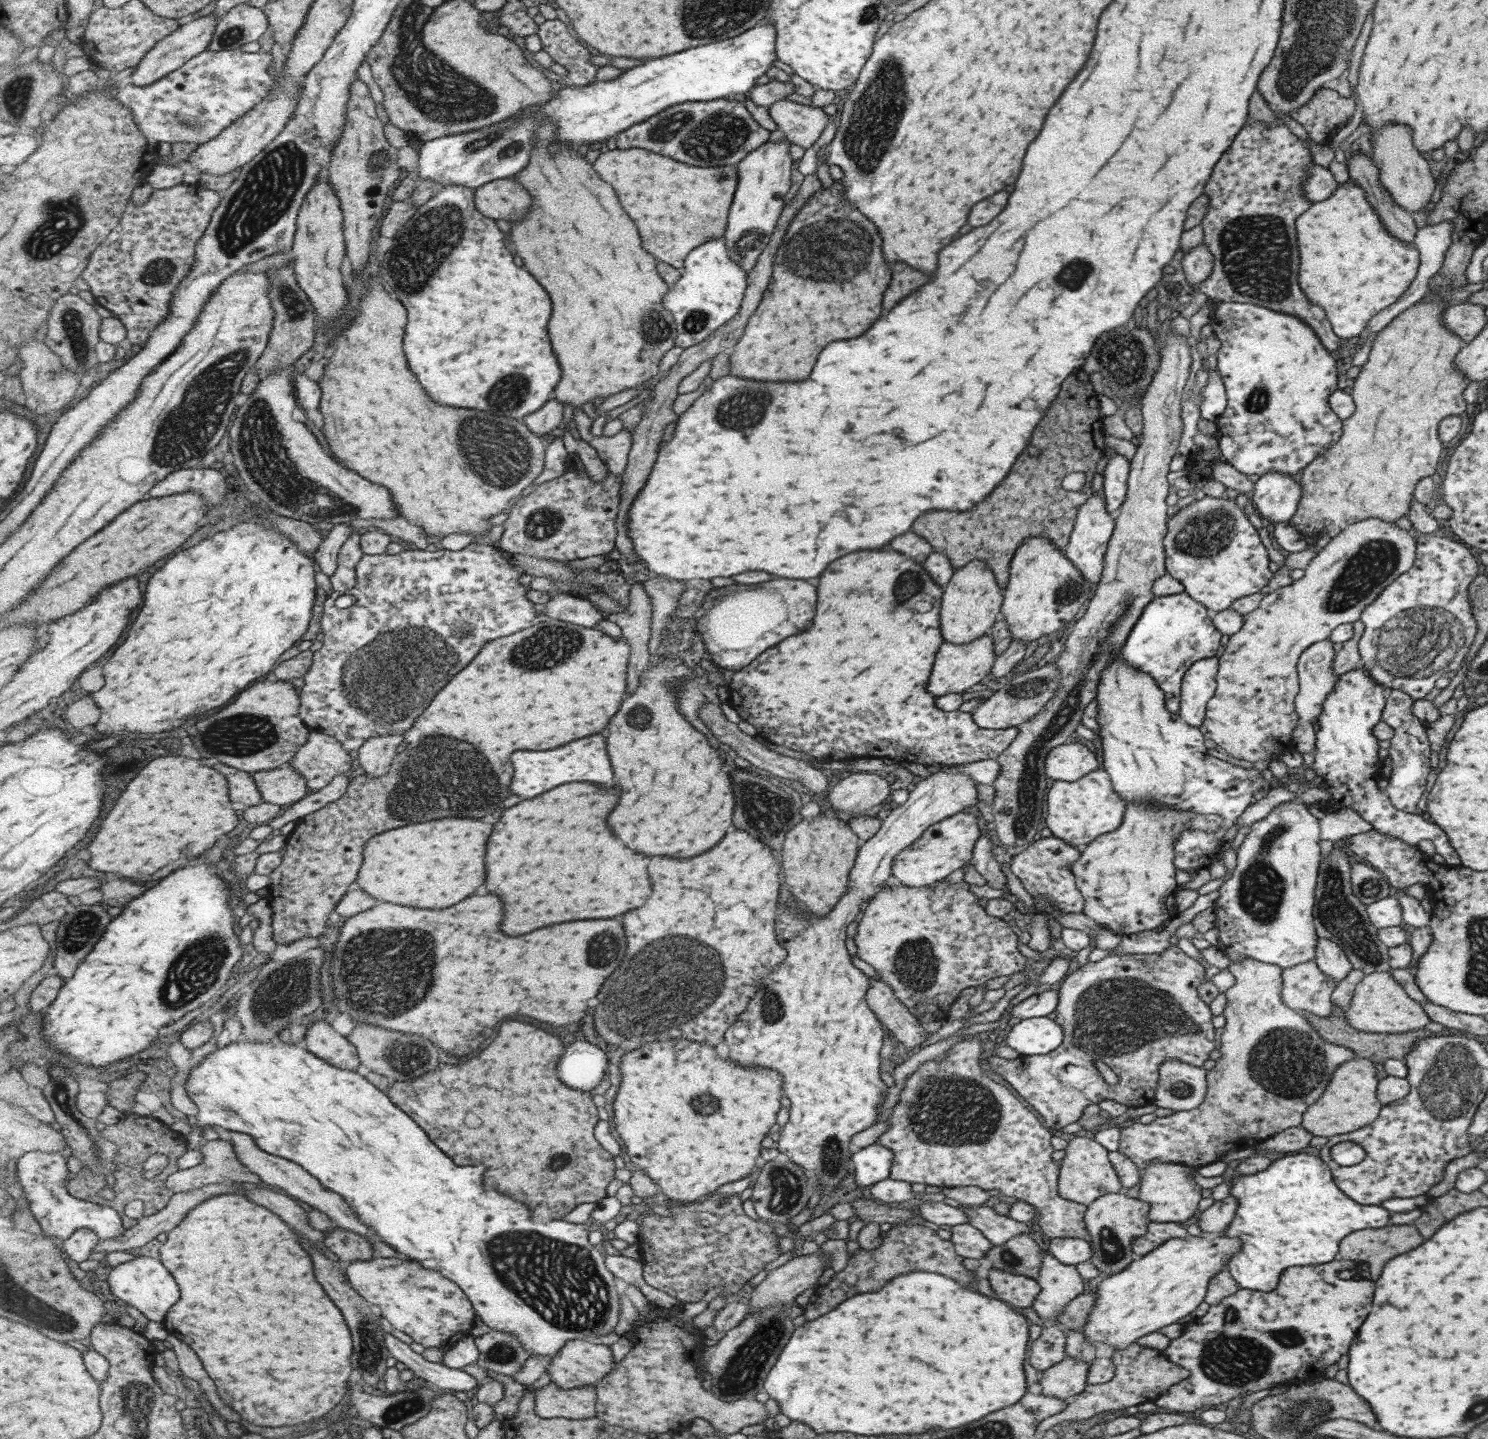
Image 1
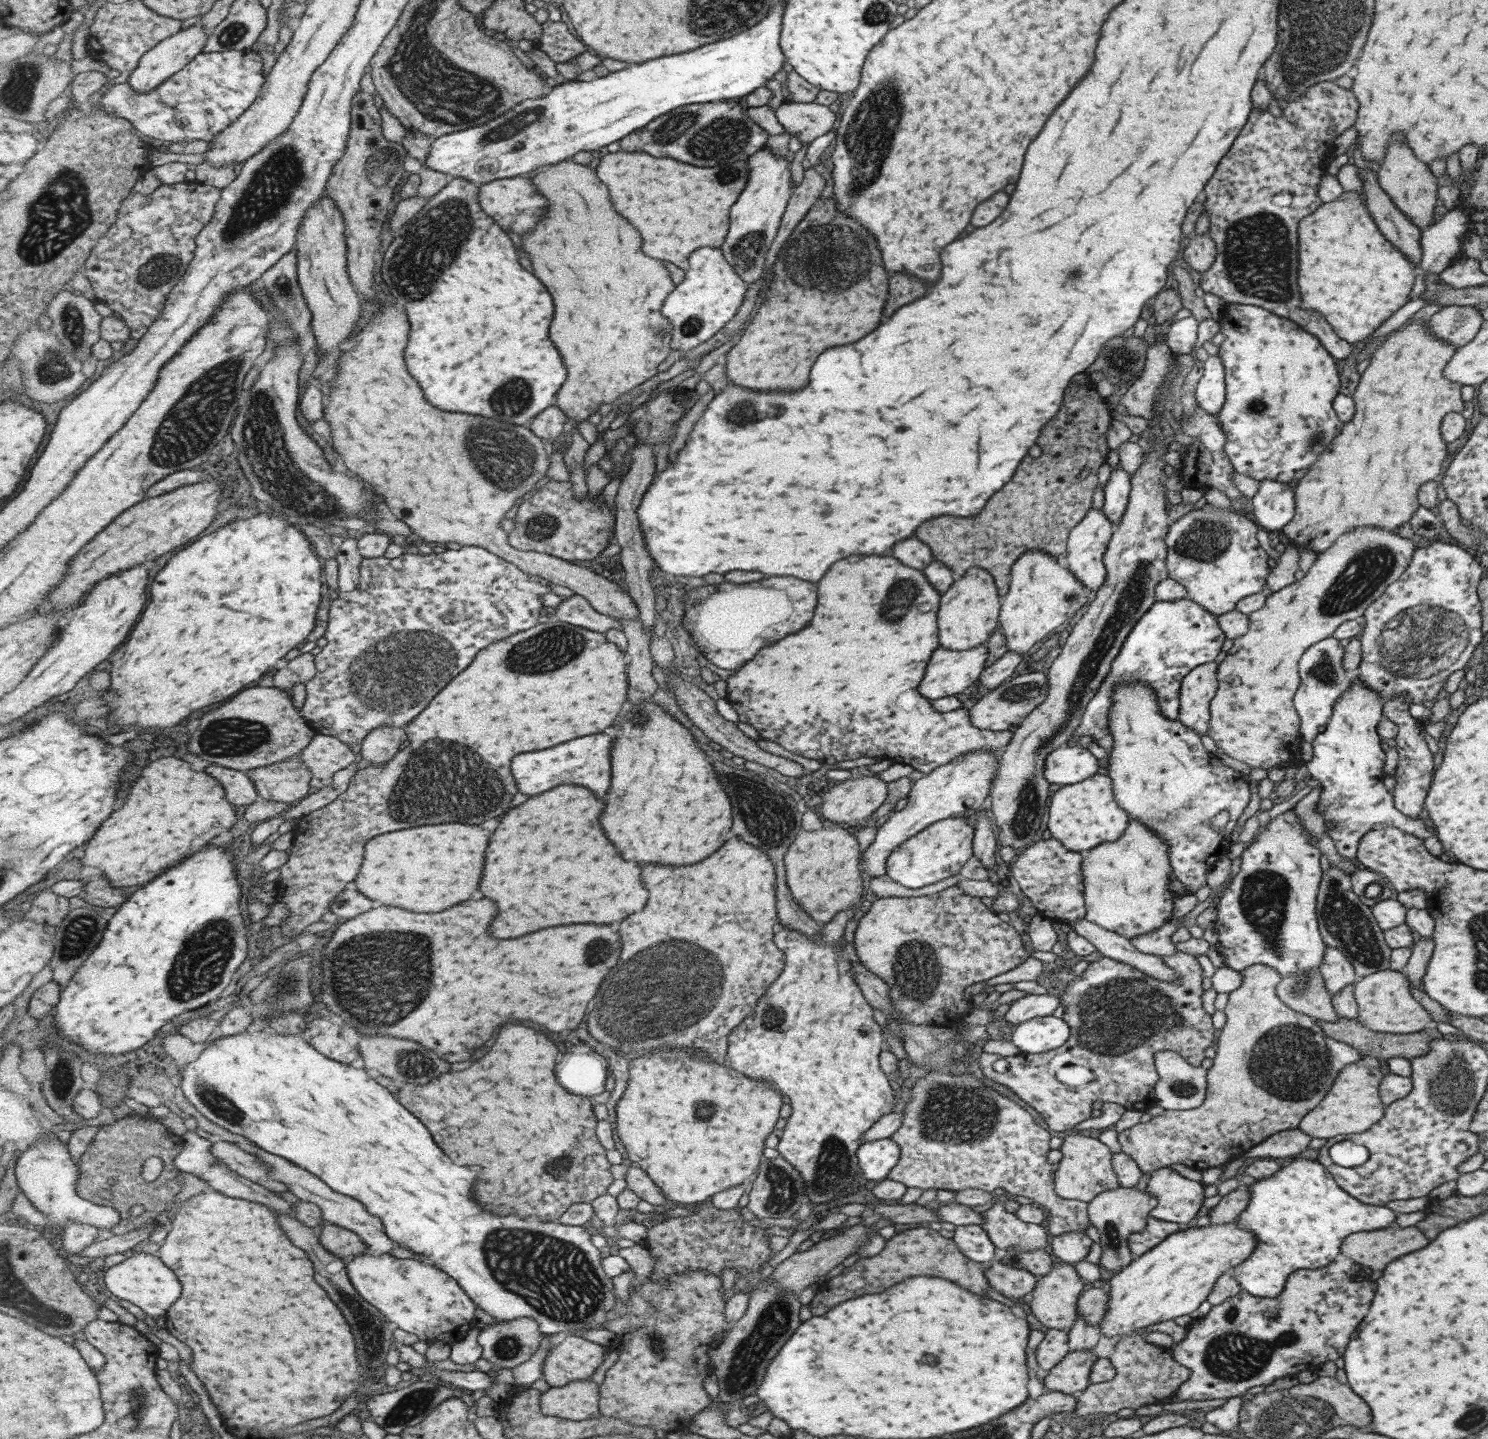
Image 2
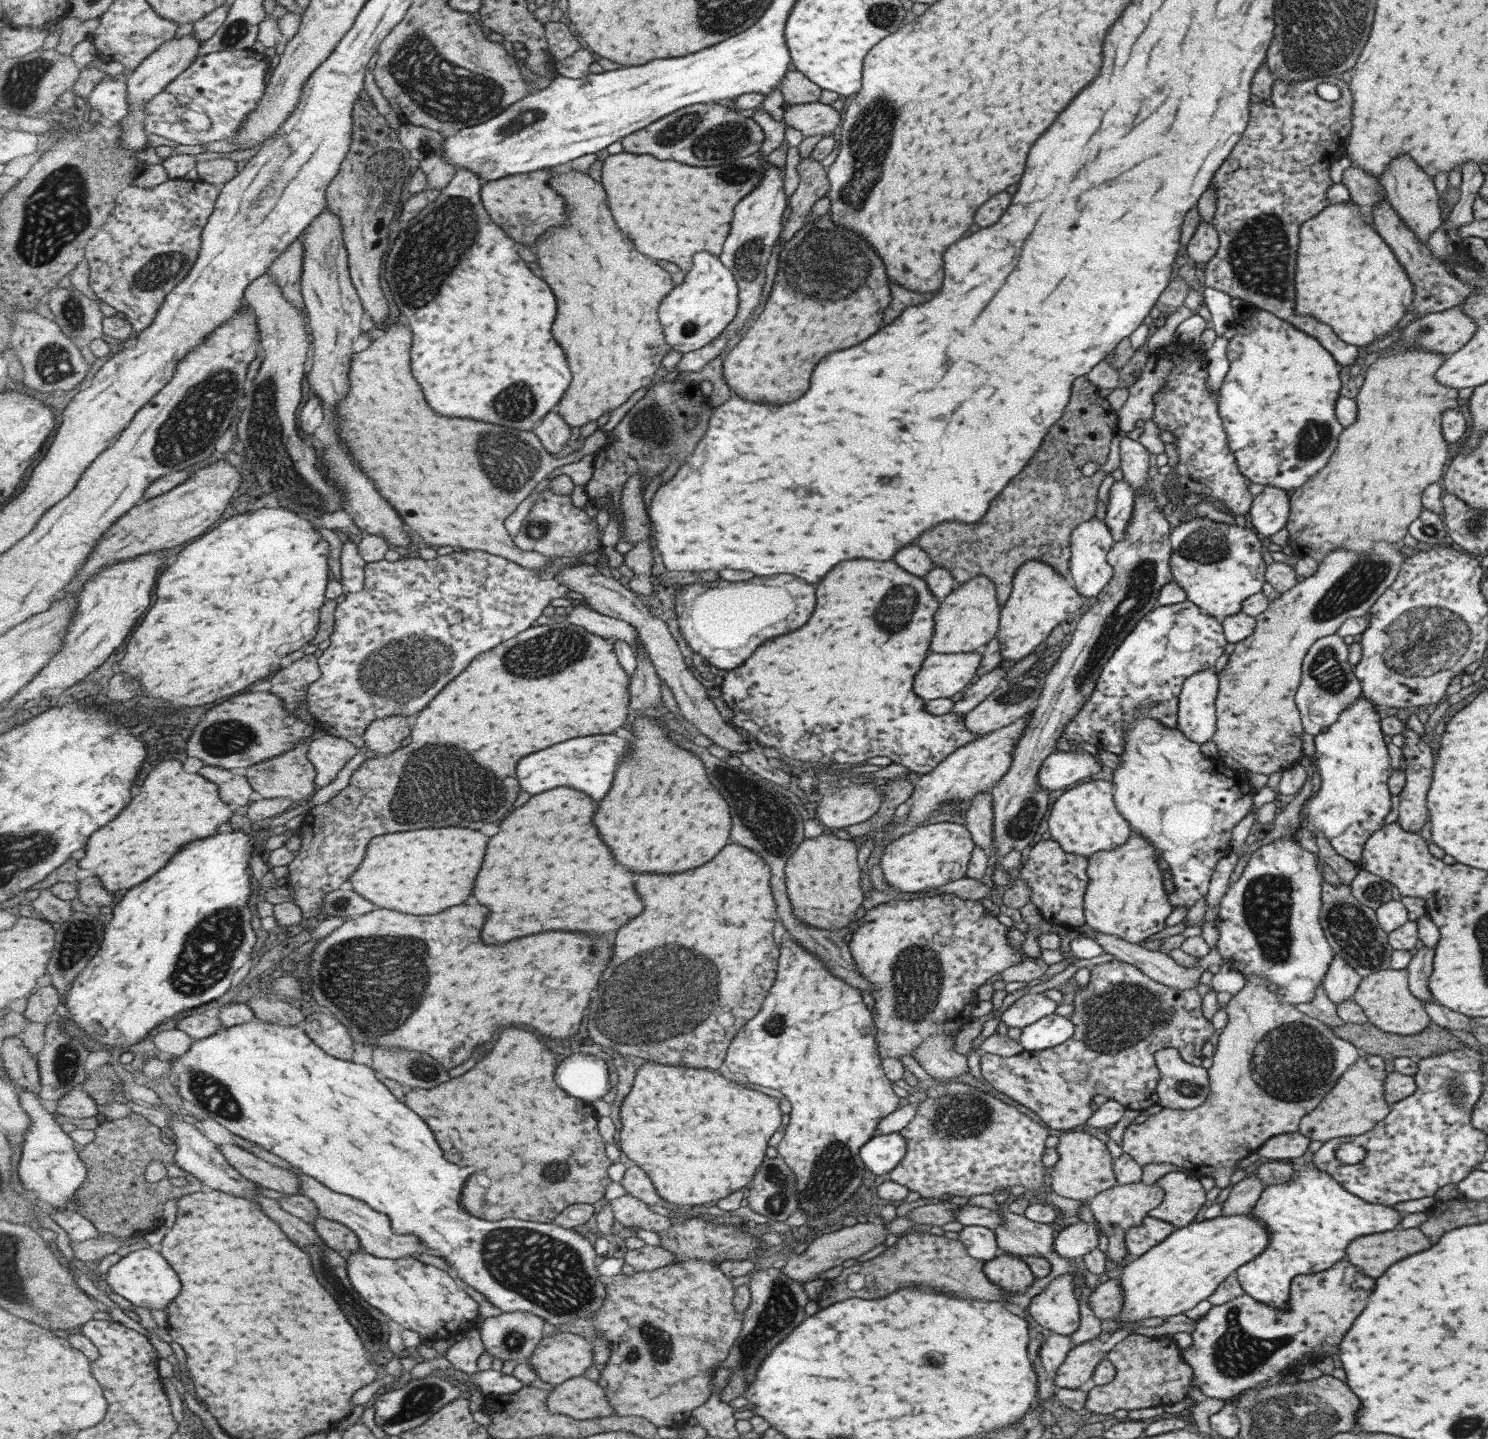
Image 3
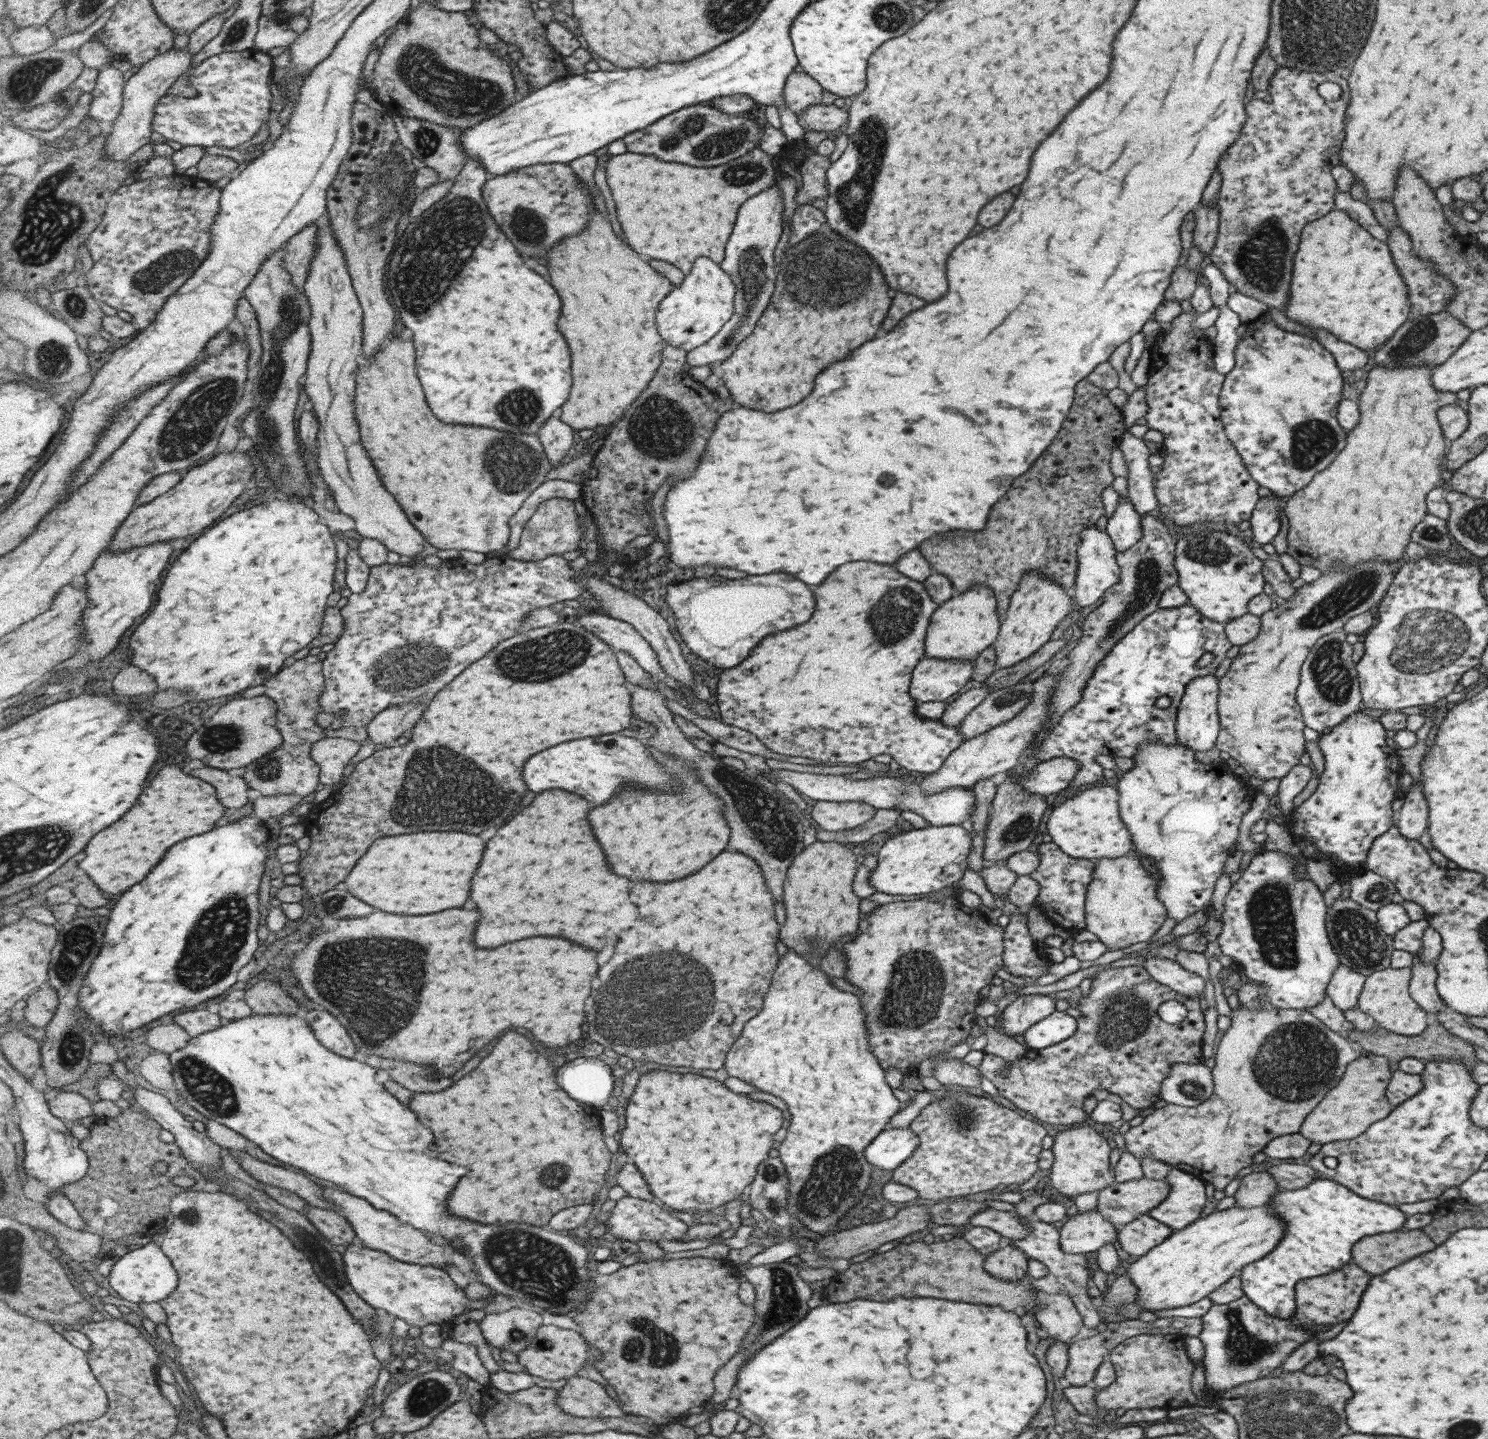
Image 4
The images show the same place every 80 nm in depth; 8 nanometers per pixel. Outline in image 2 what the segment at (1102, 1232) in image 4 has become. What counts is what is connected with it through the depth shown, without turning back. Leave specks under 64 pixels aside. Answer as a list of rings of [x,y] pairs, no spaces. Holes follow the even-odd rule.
[[[1080,1230],[1080,1232],[1065,1232],[1052,1237],[1049,1246],[1051,1246],[1054,1258],[1073,1264],[1073,1262],[1083,1261],[1091,1243],[1091,1239],[1085,1235],[1083,1230]]]

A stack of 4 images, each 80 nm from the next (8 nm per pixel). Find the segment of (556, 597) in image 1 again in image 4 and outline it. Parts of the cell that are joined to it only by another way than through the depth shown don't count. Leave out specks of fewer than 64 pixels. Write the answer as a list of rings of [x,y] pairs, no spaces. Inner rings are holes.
[[[597,612],[584,613],[577,616],[574,621],[607,641],[615,652],[620,650],[627,652],[647,673],[655,675],[667,686],[675,688],[680,686],[676,678],[664,671],[657,653],[632,624]]]

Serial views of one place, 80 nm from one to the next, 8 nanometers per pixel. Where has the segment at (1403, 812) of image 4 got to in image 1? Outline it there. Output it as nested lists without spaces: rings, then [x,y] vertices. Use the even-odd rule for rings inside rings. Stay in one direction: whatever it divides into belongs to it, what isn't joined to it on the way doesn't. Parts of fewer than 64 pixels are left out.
[[[1397,689],[1386,691],[1384,707],[1381,711],[1380,721],[1389,726],[1392,731],[1392,738],[1387,748],[1388,757],[1391,759],[1391,771],[1387,779],[1385,793],[1390,803],[1397,809],[1406,813],[1415,812],[1415,804],[1421,798],[1429,767],[1429,743],[1426,737],[1427,725],[1412,715],[1412,698]]]

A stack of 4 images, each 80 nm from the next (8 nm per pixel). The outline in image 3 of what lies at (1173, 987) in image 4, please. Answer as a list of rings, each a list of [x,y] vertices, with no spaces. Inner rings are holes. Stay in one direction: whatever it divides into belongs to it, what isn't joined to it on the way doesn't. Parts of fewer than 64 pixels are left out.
[[[1083,923],[1081,927],[1076,928],[1079,932],[1083,932],[1085,936],[1090,936],[1101,949],[1103,953],[1110,954],[1115,957],[1117,961],[1135,966],[1139,968],[1139,971],[1147,977],[1147,979],[1153,980],[1158,984],[1163,984],[1169,988],[1175,988],[1177,990],[1191,990],[1191,988],[1197,988],[1199,985],[1199,978],[1203,971],[1208,966],[1217,965],[1221,967],[1225,963],[1222,956],[1217,953],[1215,948],[1210,948],[1207,955],[1199,959],[1195,968],[1189,968],[1181,965],[1177,965],[1168,955],[1162,954],[1159,951],[1150,951],[1138,944],[1129,944],[1126,940],[1121,940],[1113,935],[1104,935],[1094,931],[1091,927],[1088,927],[1087,923]]]

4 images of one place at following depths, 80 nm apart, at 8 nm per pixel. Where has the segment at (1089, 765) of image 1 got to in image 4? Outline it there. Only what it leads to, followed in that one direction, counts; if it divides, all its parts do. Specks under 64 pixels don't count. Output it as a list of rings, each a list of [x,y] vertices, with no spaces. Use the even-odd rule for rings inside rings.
[[[1055,757],[1038,762],[1030,772],[1021,775],[1019,784],[1032,795],[1047,796],[1063,790],[1080,769],[1078,760]]]

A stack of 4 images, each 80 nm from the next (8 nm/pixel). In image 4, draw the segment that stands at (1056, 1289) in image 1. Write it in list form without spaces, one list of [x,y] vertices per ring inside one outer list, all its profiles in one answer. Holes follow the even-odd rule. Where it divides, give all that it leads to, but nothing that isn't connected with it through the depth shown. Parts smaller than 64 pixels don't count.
[[[1063,1293],[1042,1294],[1033,1313],[1040,1333],[1060,1343],[1067,1344],[1082,1326],[1082,1318],[1074,1304]]]

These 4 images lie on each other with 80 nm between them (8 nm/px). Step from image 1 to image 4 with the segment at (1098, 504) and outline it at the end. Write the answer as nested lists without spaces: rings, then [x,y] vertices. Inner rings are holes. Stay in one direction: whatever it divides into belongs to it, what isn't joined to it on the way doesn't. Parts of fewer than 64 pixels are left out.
[[[1094,525],[1081,530],[1076,548],[1075,597],[1073,599],[1079,607],[1088,607],[1101,602],[1106,590],[1115,586],[1119,576],[1119,569],[1114,559],[1115,551],[1105,531],[1097,530]]]

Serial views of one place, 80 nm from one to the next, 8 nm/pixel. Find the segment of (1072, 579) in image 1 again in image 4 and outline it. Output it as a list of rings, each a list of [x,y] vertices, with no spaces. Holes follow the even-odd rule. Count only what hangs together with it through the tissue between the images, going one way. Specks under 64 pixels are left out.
[[[1027,571],[1019,579],[1018,587],[1014,591],[1009,598],[1004,618],[1000,621],[995,642],[992,644],[997,669],[1013,666],[1041,648],[1049,640],[1055,626],[1070,613],[1075,604],[1063,587],[1037,571]]]

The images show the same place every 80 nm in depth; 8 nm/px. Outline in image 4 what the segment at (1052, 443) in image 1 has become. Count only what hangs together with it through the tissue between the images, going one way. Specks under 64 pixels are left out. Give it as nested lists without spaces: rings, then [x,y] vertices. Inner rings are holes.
[[[1086,378],[1079,380],[1059,432],[1034,460],[1033,466],[1025,474],[1017,476],[1011,482],[1011,488],[1005,492],[1005,496],[995,502],[985,520],[985,528],[979,532],[949,530],[945,534],[931,536],[923,544],[919,544],[917,550],[923,554],[933,573],[944,574],[951,581],[956,594],[965,592],[964,590],[974,584],[984,584],[992,588],[999,621],[1004,618],[1011,593],[1015,592],[1019,579],[1027,571],[1037,571],[1066,590],[1074,584],[1079,534],[1081,530],[1093,526],[1097,518],[1104,514],[1101,493],[1115,478],[1109,470],[1109,454],[1118,446],[1120,436],[1124,432],[1122,415],[1119,409],[1103,396],[1103,390]]]

